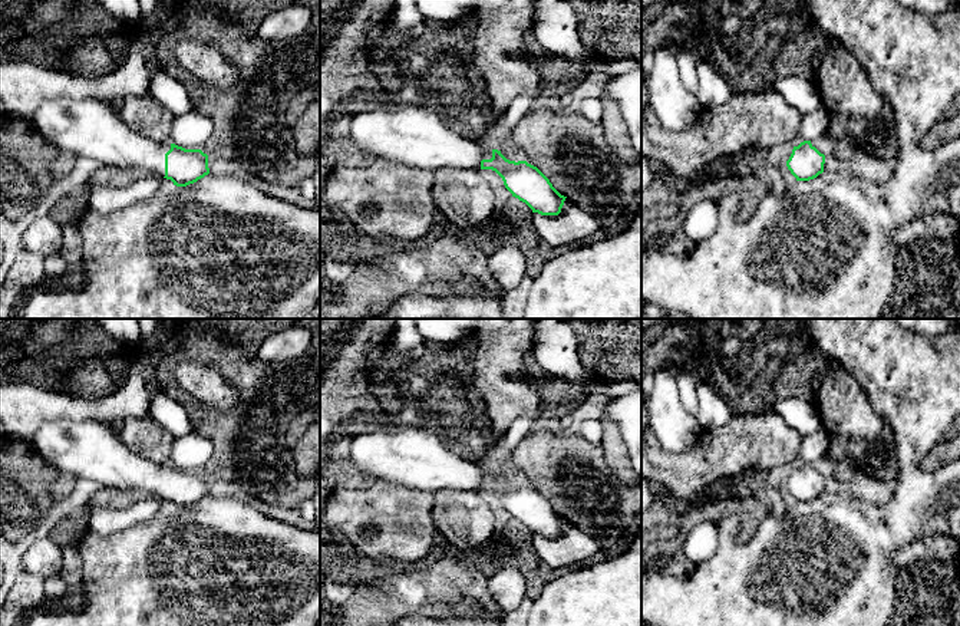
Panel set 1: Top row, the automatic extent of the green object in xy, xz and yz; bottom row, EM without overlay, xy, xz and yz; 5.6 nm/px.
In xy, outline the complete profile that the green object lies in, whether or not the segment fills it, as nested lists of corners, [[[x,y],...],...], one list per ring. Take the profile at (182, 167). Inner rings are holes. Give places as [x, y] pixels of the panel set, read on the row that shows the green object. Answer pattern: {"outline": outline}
{"outline": [[[47,99],[27,121],[55,151],[93,158],[141,175],[155,174],[177,187],[187,187],[210,174],[208,155],[201,149],[159,144],[135,134],[113,105],[99,99]]]}

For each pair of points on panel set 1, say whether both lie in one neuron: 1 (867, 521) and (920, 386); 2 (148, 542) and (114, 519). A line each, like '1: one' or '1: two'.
1: one
2: two

